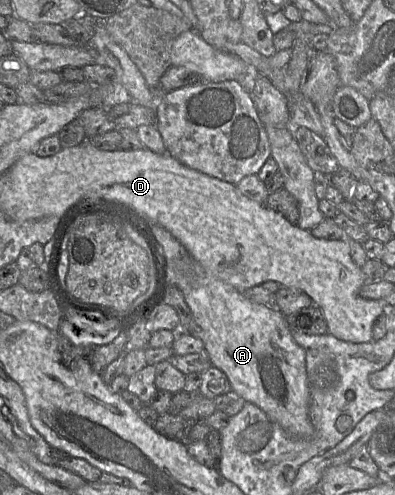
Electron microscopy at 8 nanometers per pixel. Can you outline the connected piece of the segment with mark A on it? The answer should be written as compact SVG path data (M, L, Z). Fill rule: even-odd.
M188 253L174 261L174 285L185 298L193 315L193 333L201 339L212 366L227 376L231 390L246 402L259 407L287 433L299 438L311 437L314 427L309 417L310 393L307 384L305 350L299 346L289 330L285 316L275 307L250 301L225 282L209 276Z

